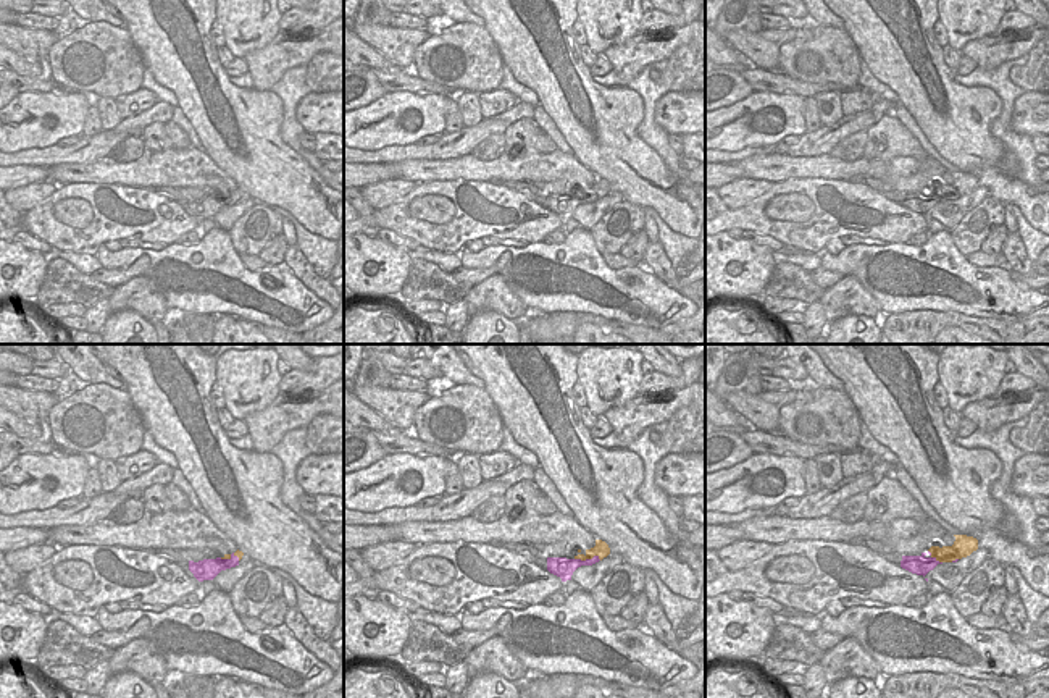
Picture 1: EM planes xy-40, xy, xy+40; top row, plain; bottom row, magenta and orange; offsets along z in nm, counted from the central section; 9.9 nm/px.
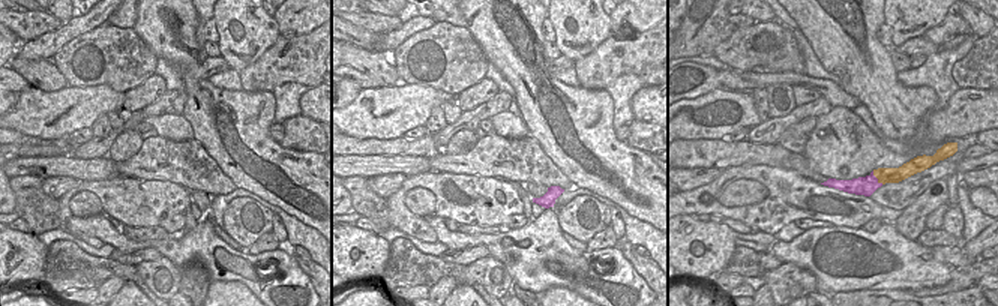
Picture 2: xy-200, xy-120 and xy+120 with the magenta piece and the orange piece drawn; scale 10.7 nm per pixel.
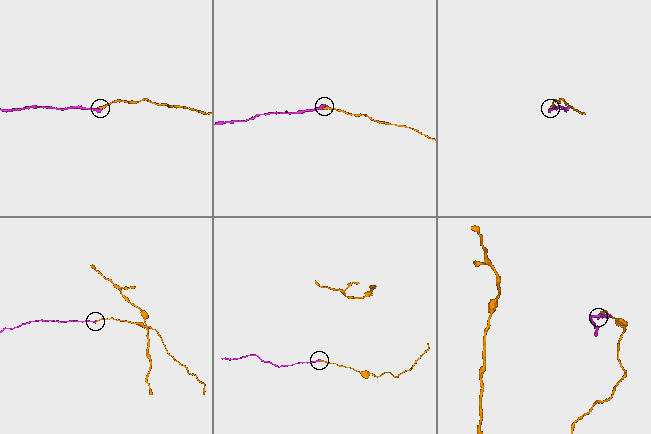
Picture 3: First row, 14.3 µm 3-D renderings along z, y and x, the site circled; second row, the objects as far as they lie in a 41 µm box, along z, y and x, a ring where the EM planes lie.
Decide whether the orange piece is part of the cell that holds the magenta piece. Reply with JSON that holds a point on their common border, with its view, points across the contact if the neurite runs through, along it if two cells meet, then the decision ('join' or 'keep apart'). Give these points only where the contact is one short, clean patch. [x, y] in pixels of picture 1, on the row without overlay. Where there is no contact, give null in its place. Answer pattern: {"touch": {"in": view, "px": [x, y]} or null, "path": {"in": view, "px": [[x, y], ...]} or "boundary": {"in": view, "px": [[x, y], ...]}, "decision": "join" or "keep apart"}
{"touch": {"in": "xy", "px": [588, 197]}, "path": {"in": "xy", "px": [[565, 206], [580, 197], [588, 197], [601, 186]]}, "decision": "join"}

